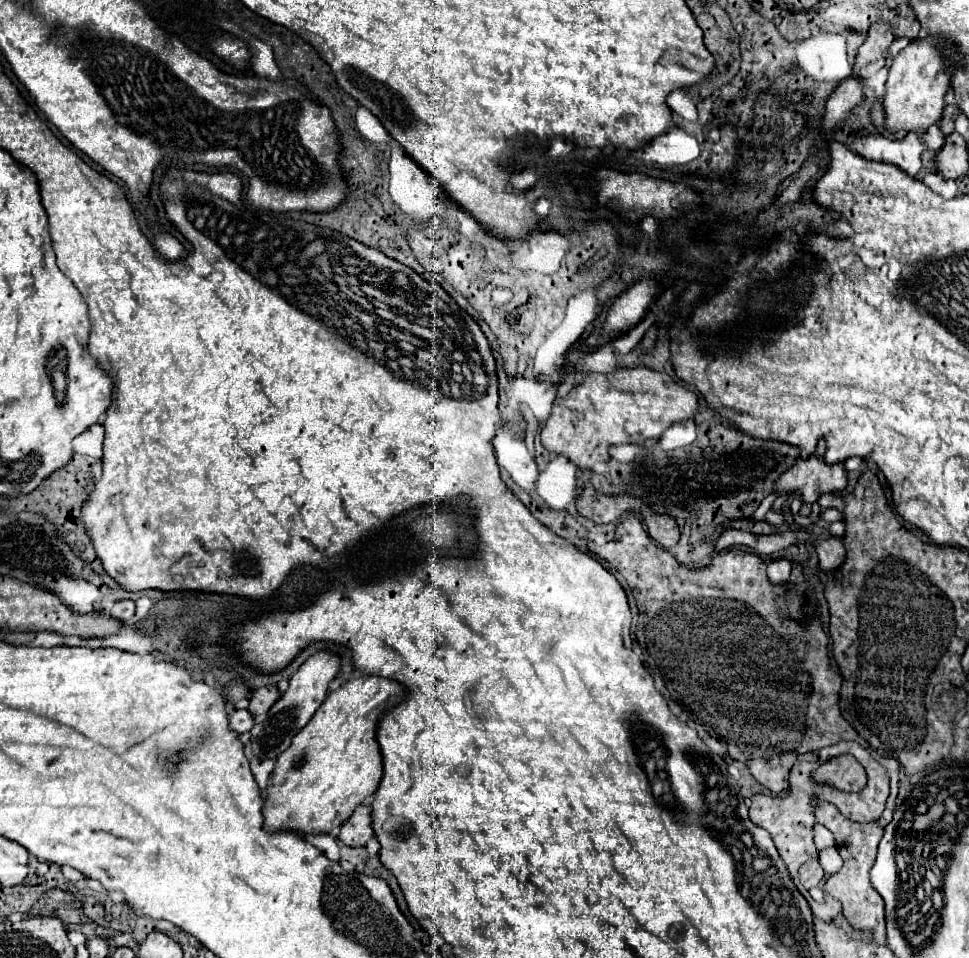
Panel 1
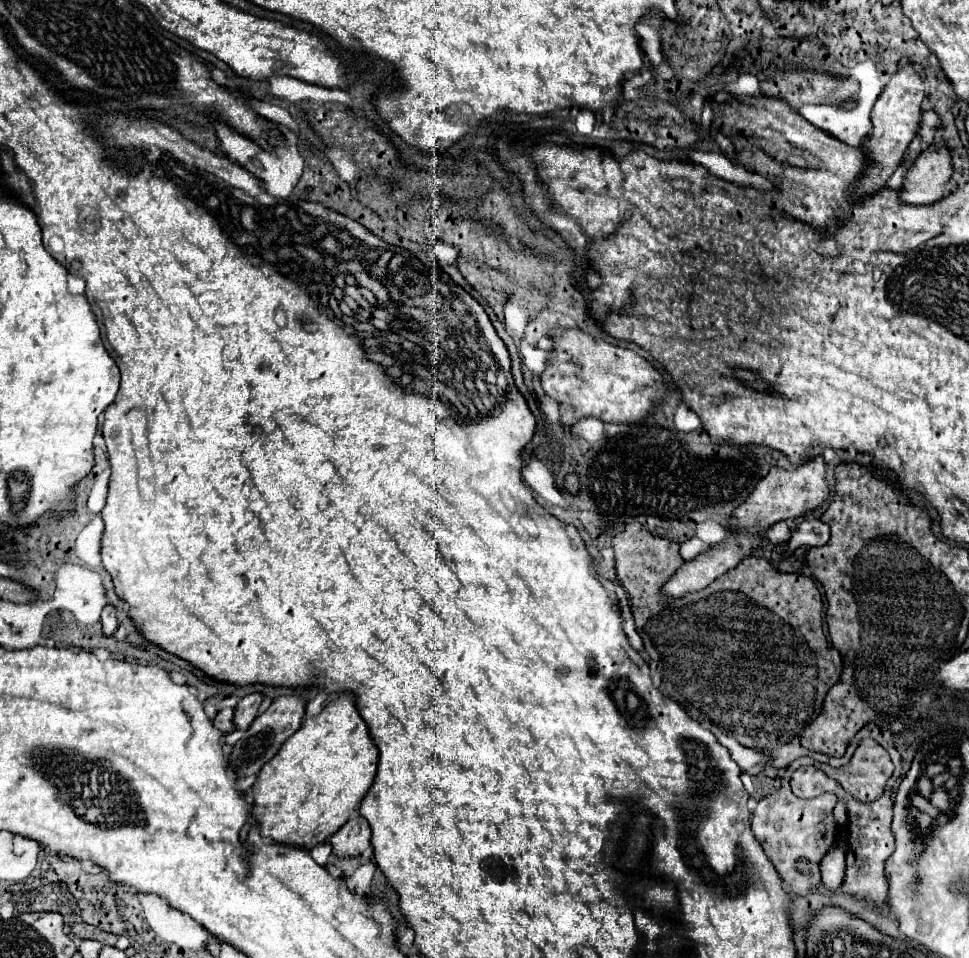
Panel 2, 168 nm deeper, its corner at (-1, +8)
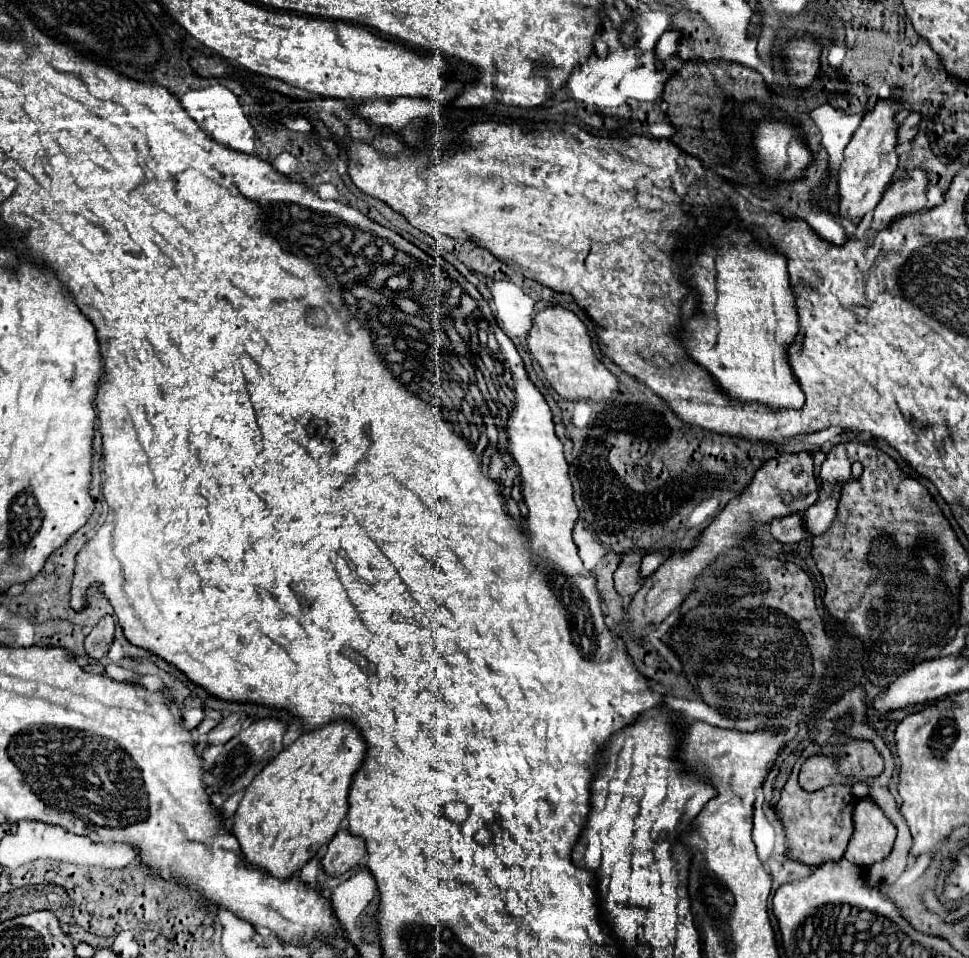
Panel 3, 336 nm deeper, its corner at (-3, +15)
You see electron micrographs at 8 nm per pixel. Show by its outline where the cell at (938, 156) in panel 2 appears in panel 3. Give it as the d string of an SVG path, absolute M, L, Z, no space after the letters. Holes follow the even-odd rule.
M914 169L906 173L902 181L892 183L878 207L874 209L874 219L870 225L870 231L882 231L890 227L900 217L912 215L920 211L926 205L926 189L928 189L928 177L922 169Z

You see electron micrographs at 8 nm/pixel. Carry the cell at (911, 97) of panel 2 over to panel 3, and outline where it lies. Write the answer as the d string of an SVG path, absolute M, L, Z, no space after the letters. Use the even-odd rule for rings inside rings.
M894 99L878 101L874 111L862 117L860 127L854 131L850 143L844 149L844 161L838 175L838 215L852 221L854 225L858 225L866 213L876 209L898 167L898 155L894 151L898 131L898 125L894 123L896 105L898 103Z

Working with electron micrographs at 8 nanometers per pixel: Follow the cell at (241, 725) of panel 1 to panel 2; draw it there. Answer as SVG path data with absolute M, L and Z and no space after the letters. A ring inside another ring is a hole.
M224 708L218 712L218 716L214 718L214 726L218 730L224 730L224 732L234 732L234 708Z

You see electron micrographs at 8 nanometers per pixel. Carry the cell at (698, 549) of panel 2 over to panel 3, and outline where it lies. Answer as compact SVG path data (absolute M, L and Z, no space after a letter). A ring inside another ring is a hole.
M665 548L661 553L652 553L646 555L641 563L640 575L643 578L649 577L658 569L658 567L669 557L669 548Z

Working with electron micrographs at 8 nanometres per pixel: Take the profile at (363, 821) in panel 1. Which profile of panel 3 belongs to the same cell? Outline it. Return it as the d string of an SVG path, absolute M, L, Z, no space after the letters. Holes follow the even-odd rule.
M346 829L338 831L328 843L328 851L322 859L322 869L326 875L342 875L362 863L366 855L366 845L360 837L350 835Z

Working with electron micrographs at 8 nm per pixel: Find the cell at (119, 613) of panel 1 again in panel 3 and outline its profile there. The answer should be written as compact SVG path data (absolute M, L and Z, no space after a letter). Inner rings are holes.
M106 615L106 617L88 633L88 637L86 637L86 641L84 641L84 649L86 649L88 657L100 661L100 659L108 653L112 641L114 641L114 621L112 621L110 615Z

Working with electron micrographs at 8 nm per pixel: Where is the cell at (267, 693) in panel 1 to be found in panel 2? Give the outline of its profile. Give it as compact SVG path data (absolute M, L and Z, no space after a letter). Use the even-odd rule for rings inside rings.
M252 692L252 694L244 696L244 698L238 702L236 714L234 714L234 716L236 716L236 720L234 720L236 728L248 728L248 726L252 724L252 720L254 720L256 714L258 714L258 708L260 708L262 700L264 700L264 696L262 696L260 692Z

